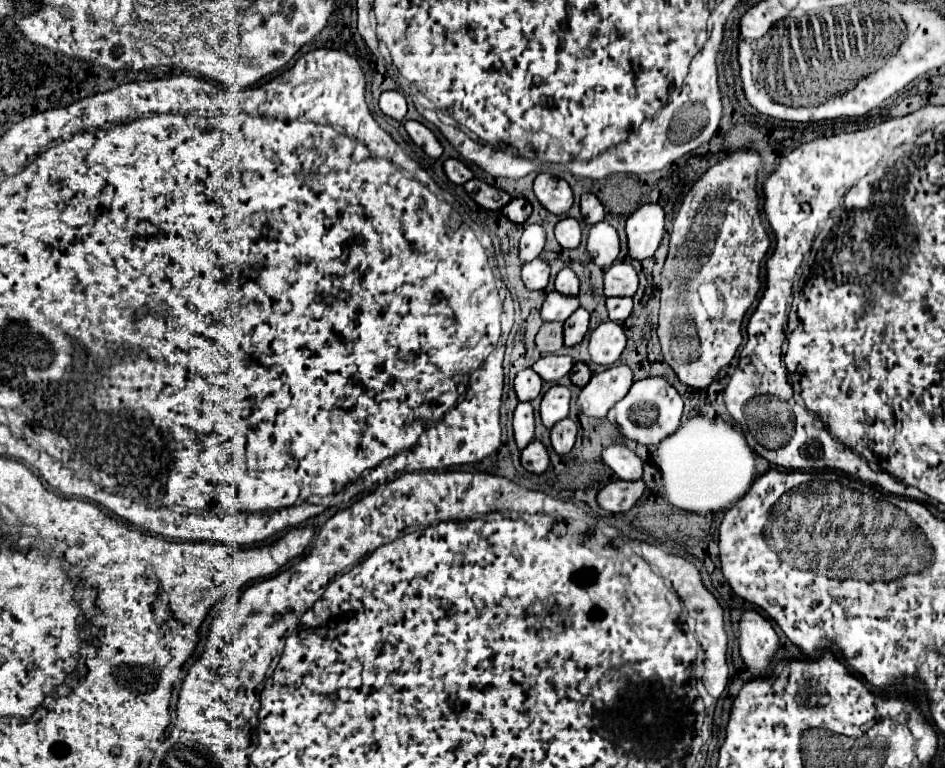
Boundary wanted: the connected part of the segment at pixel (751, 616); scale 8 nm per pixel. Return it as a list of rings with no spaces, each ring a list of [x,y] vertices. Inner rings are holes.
[[[746,610],[740,618],[740,654],[754,674],[764,674],[778,650],[778,636],[772,624],[758,612]]]

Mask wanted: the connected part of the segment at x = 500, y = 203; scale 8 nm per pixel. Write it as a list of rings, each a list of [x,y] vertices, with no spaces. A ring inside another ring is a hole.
[[[476,178],[468,180],[464,184],[464,190],[472,196],[472,200],[476,204],[480,204],[486,210],[502,210],[512,200],[510,194],[506,194],[504,190],[498,190],[498,188],[490,186],[490,184],[482,182],[482,180],[476,180]]]

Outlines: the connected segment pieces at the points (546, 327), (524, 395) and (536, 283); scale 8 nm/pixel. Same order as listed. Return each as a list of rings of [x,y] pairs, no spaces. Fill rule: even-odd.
[[[546,322],[540,326],[536,334],[536,346],[542,354],[554,354],[564,346],[564,336],[562,336],[562,324],[558,322]]]
[[[532,368],[518,372],[514,380],[514,390],[520,402],[532,402],[540,394],[540,388],[542,388],[542,380]]]
[[[532,260],[522,266],[522,282],[528,290],[544,290],[548,284],[550,266],[544,260]]]

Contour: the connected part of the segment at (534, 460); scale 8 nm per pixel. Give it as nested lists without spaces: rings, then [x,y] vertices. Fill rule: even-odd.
[[[532,440],[532,442],[522,450],[522,466],[524,466],[528,472],[542,474],[542,472],[546,472],[548,464],[550,464],[548,452],[546,452],[546,448],[544,448],[542,442]]]

